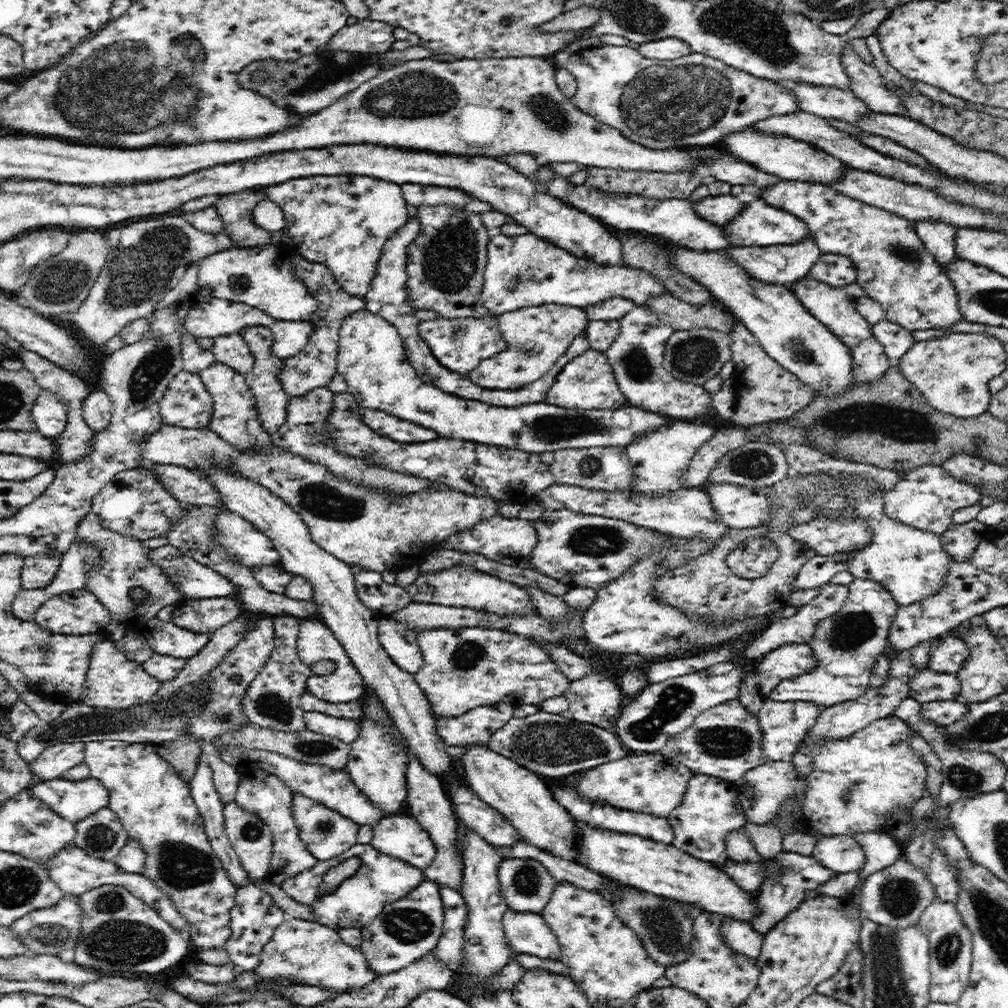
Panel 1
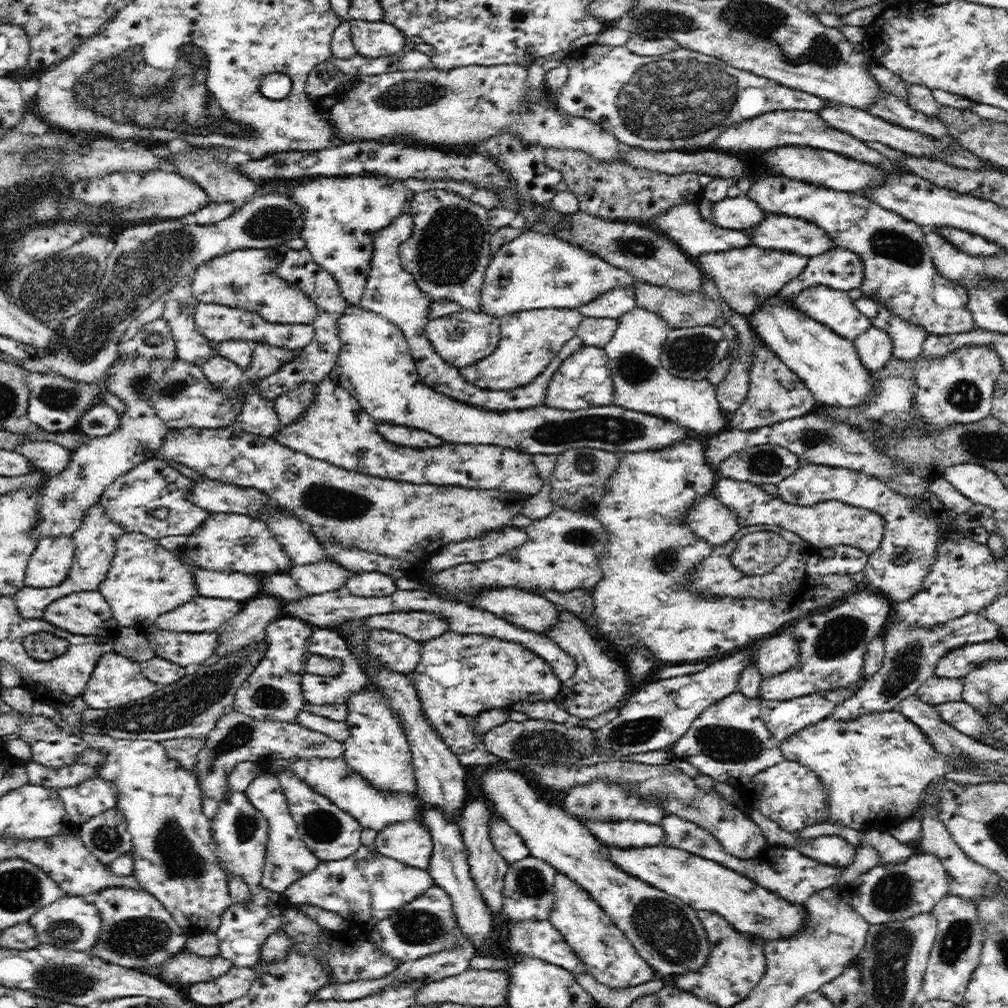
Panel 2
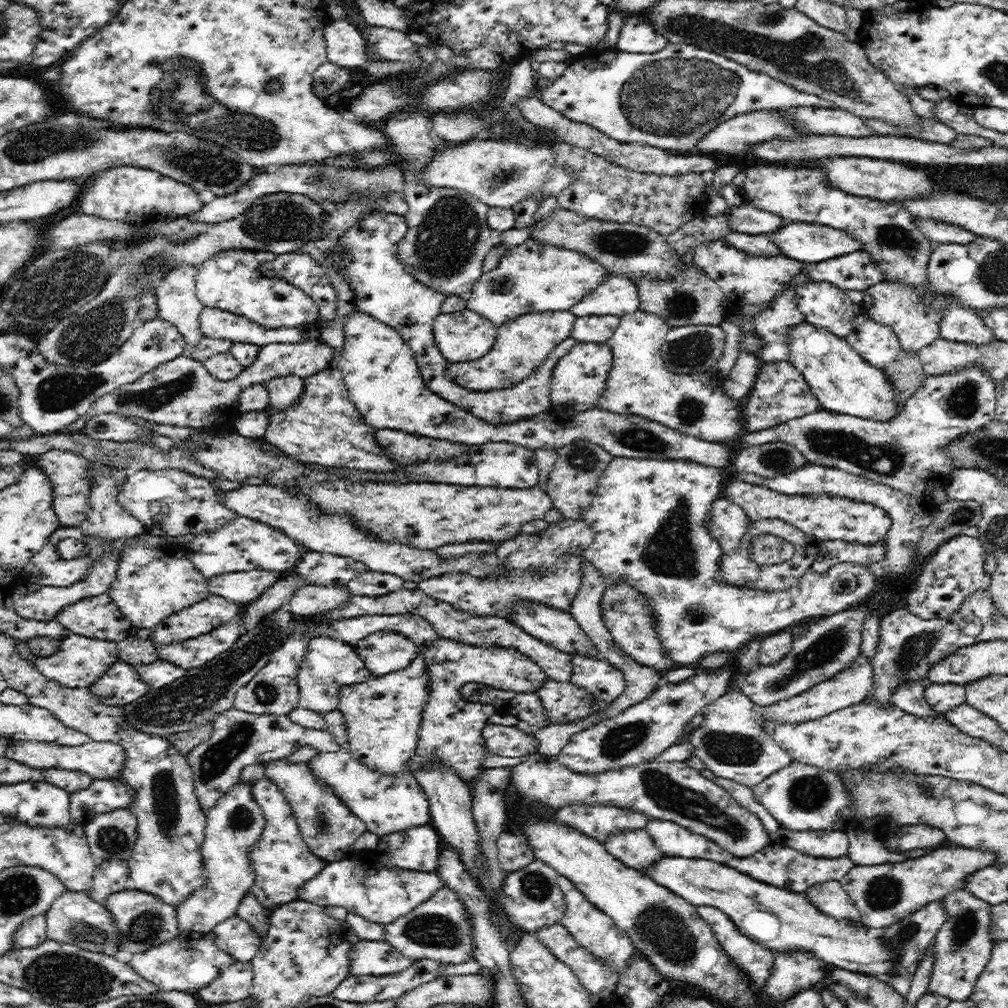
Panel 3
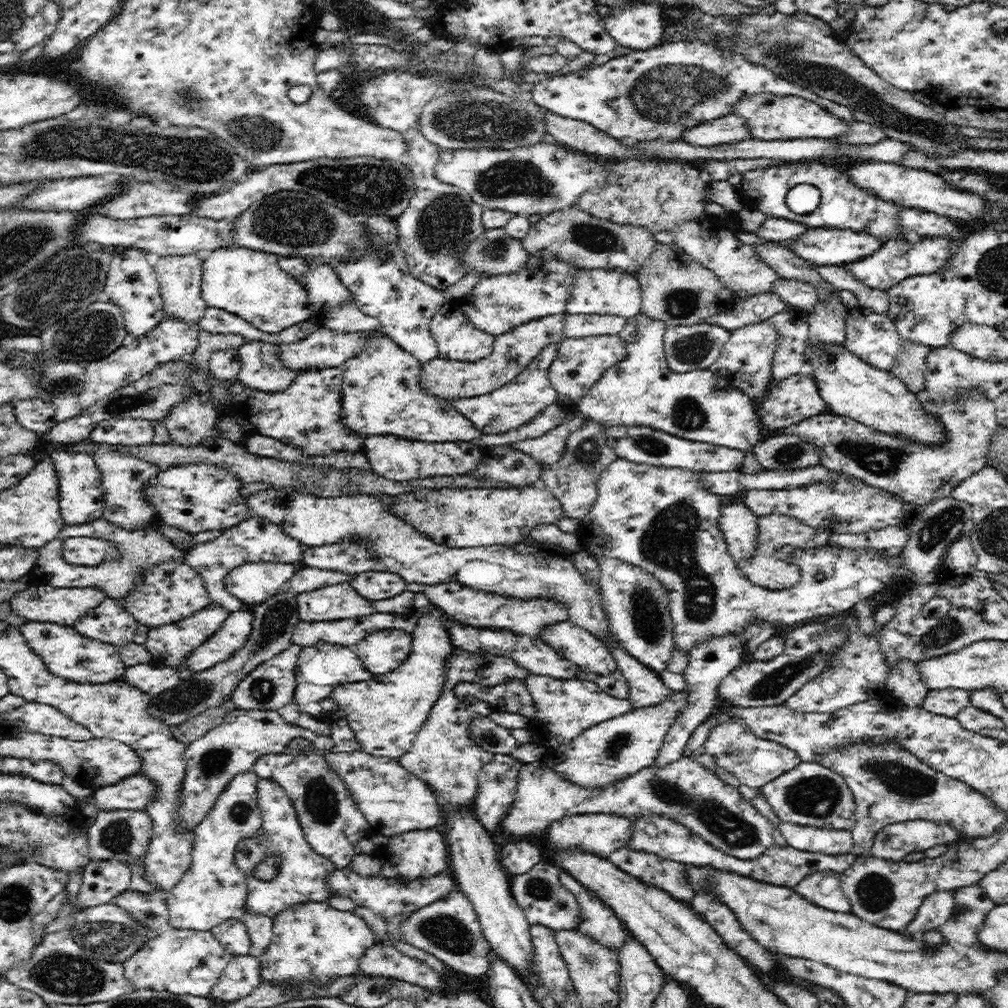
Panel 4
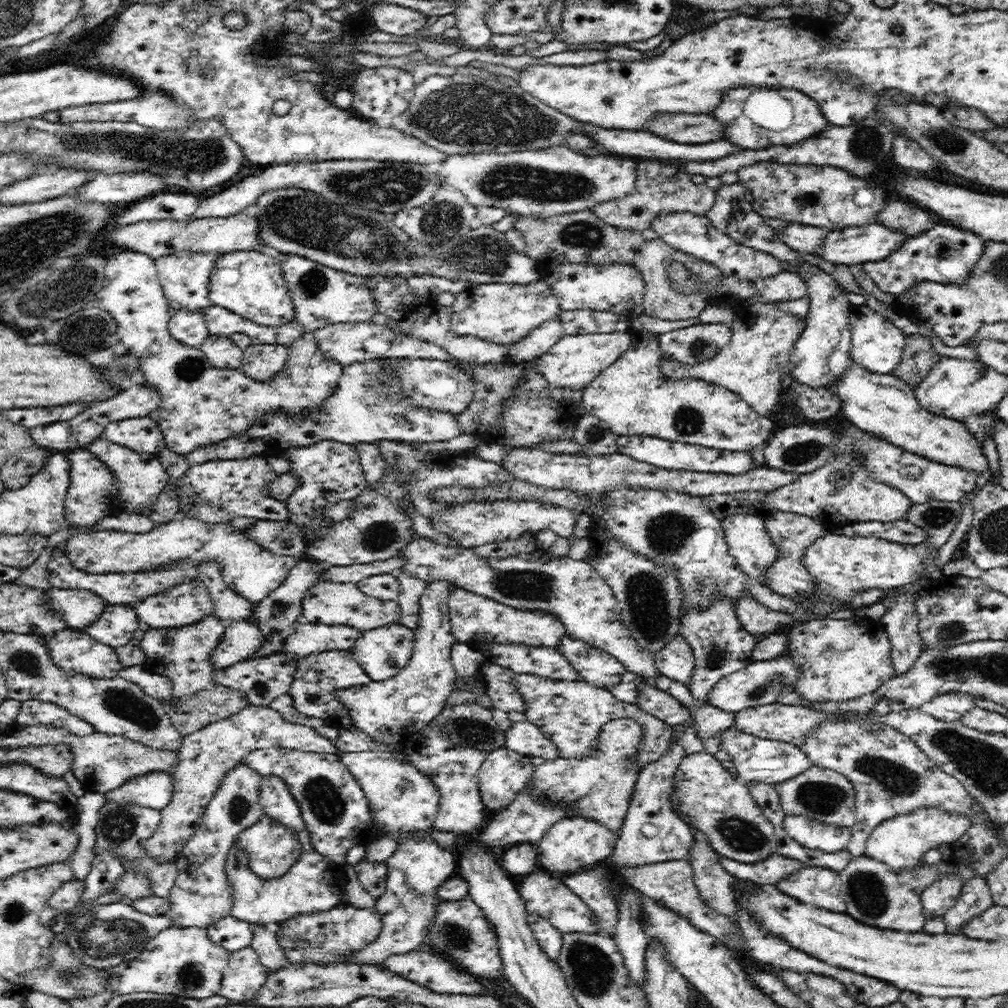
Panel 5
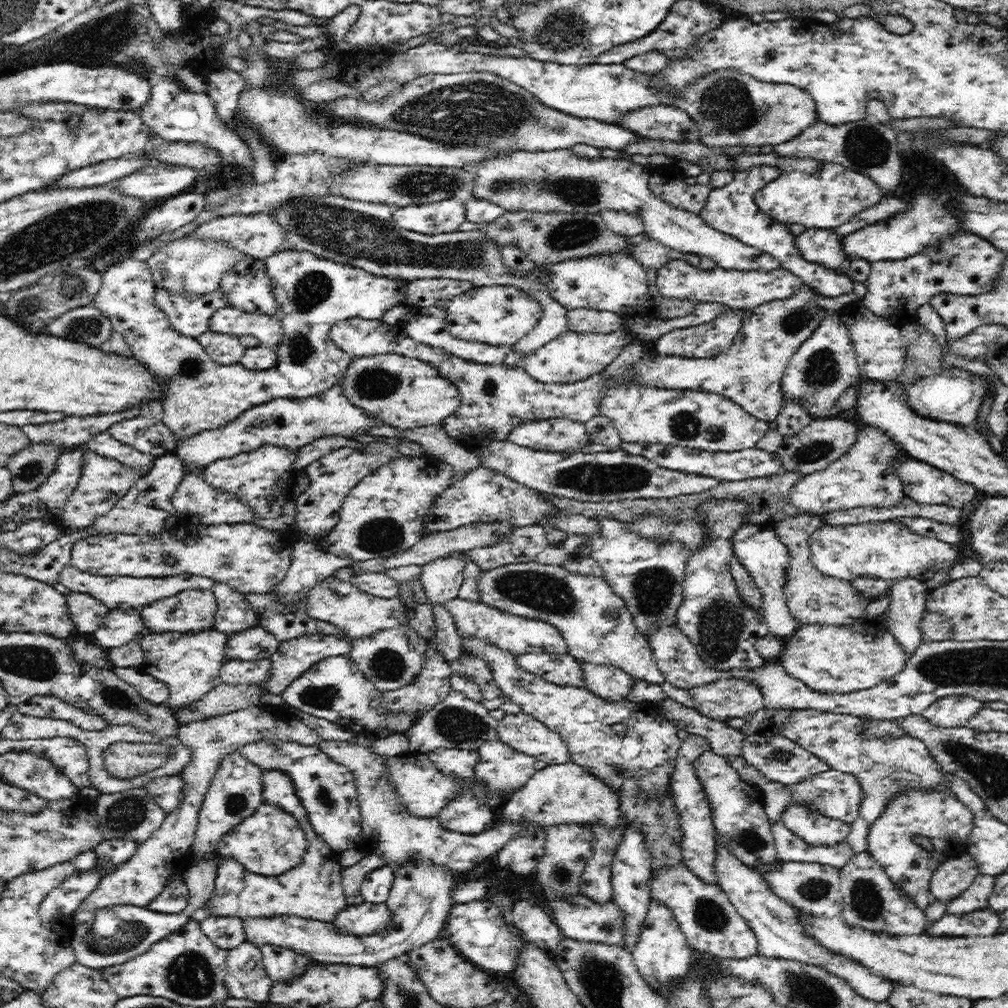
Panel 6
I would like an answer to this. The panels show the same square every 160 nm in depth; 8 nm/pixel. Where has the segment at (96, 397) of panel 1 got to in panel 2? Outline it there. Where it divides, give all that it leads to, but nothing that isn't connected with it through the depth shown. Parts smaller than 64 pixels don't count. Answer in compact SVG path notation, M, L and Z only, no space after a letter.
M98 402L79 420L83 434L88 438L107 437L121 429L121 417L105 402Z

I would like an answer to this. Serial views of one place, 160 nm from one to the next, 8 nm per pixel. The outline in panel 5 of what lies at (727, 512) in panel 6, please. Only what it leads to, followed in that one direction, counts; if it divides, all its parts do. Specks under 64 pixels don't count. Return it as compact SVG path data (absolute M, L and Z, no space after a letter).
M712 589L713 592L706 605L686 605L680 615L679 632L687 638L696 657L696 672L688 687L700 702L706 701L708 690L720 678L744 670L756 662L753 652L756 643L764 636L746 630L736 613L734 599L730 599L722 591Z

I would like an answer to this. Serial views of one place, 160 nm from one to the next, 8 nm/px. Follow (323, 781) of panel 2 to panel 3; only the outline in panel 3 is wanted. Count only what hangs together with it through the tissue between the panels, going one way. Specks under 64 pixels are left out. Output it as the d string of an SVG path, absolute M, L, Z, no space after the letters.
M340 748L336 751L319 752L310 763L321 780L332 786L350 811L366 823L368 832L381 837L428 825L432 820L427 794L415 773L408 768L398 774L384 772L375 766L368 766L349 749Z

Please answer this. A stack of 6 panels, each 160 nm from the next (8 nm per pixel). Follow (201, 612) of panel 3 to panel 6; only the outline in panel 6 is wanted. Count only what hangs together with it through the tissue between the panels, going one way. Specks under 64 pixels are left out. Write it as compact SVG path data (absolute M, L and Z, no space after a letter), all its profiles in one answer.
M213 628L192 633L152 633L144 632L139 638L144 660L138 670L156 678L169 688L169 697L165 706L178 710L202 700L213 688L221 683L219 672L227 659L229 636Z

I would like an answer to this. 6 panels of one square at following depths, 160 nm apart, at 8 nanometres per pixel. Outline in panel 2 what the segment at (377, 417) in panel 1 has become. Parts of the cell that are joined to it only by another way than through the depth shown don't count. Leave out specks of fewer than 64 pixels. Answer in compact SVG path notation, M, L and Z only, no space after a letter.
M378 423L377 431L385 440L396 446L400 444L400 446L410 446L410 448L436 448L444 444L442 438L436 438L426 431L407 426Z

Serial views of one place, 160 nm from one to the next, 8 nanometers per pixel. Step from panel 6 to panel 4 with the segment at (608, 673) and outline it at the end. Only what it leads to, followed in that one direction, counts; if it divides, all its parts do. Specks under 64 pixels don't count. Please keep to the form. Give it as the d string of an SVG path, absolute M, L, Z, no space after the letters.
M567 620L546 629L542 639L573 662L580 674L596 674L604 678L618 670L613 651L604 641Z

